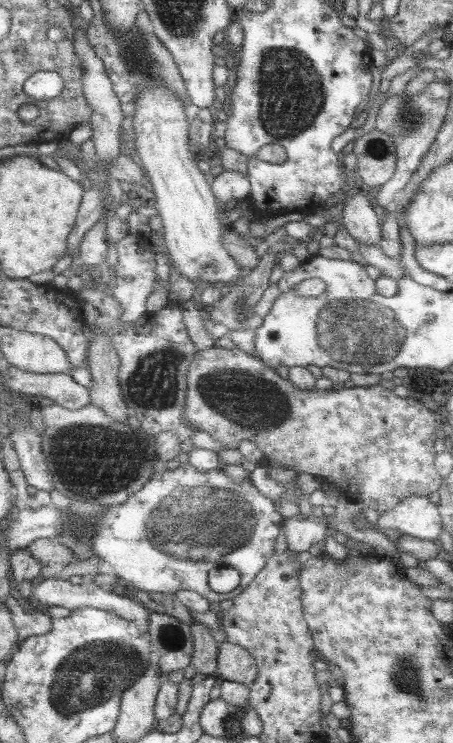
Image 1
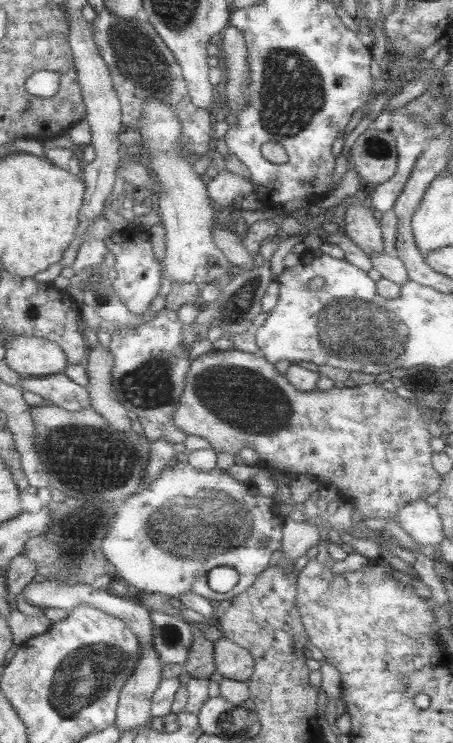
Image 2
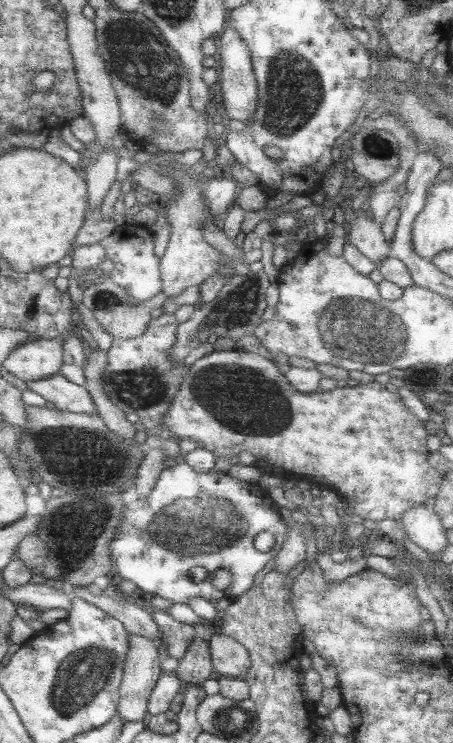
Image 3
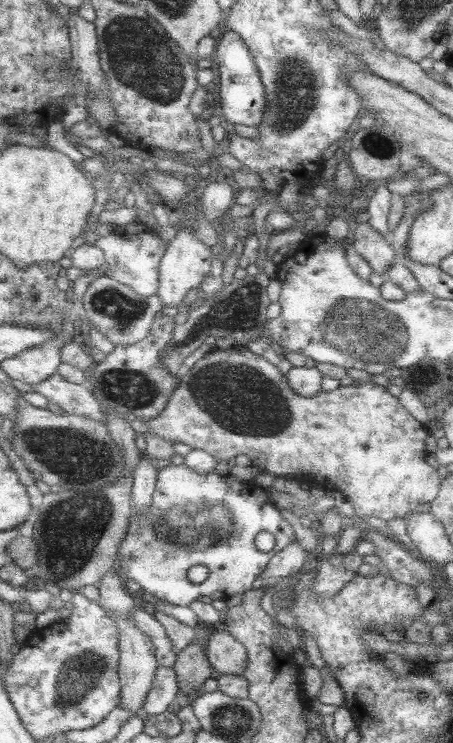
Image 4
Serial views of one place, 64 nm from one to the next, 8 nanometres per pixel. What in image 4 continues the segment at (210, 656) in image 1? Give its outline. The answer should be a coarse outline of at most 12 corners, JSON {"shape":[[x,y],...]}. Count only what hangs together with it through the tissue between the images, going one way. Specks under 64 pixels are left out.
{"shape":[[193,642],[179,654],[175,670],[181,692],[203,690],[215,668],[207,648]]}

